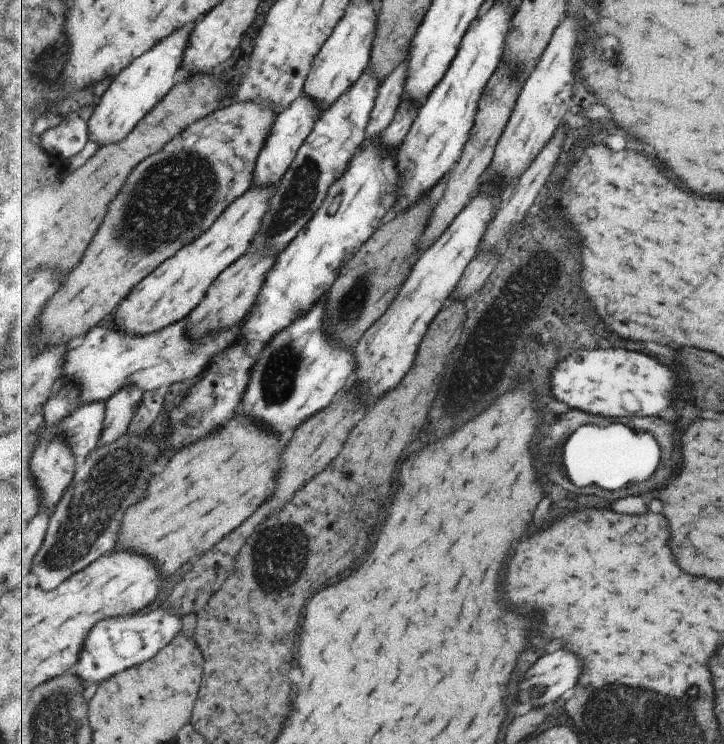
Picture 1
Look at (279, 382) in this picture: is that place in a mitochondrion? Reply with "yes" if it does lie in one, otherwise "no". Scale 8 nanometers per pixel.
yes

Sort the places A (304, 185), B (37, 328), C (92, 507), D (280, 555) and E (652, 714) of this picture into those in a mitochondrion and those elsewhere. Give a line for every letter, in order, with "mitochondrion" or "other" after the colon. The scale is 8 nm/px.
A: mitochondrion
B: other
C: mitochondrion
D: mitochondrion
E: mitochondrion

